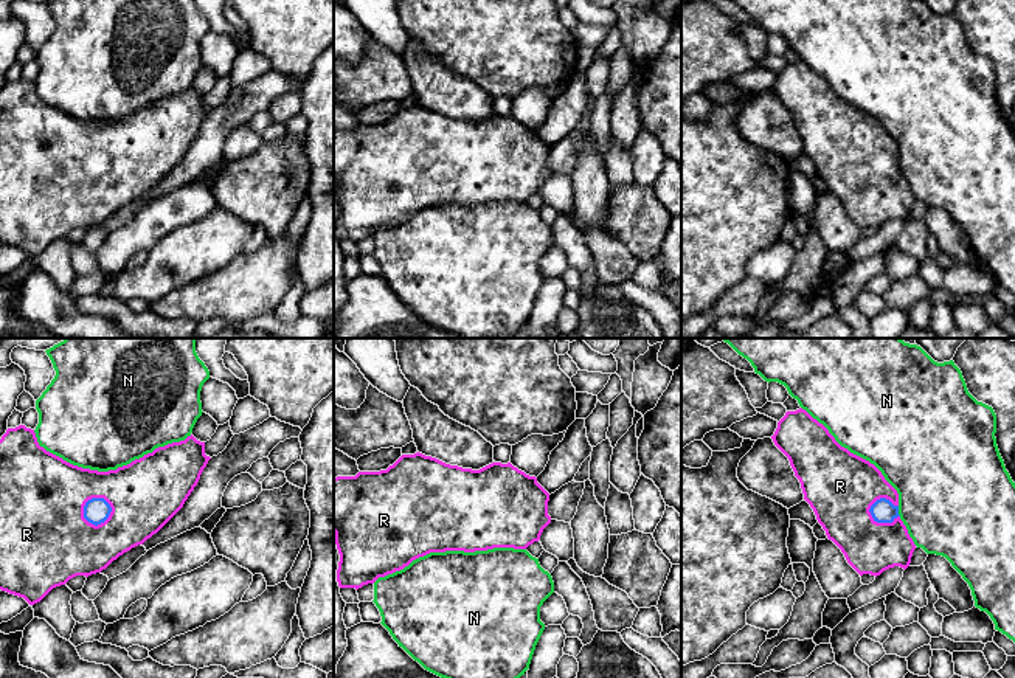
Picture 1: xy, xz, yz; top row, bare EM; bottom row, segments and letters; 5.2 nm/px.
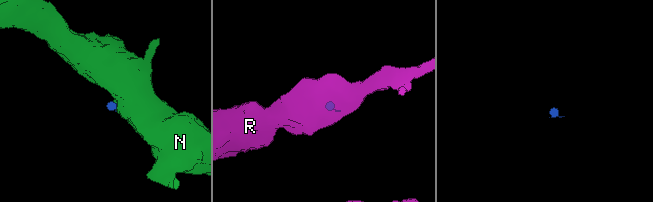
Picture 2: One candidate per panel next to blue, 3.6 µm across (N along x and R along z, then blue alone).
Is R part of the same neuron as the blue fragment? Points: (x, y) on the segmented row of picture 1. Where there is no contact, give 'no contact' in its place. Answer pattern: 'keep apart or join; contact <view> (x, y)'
join; contact xy (100, 523)

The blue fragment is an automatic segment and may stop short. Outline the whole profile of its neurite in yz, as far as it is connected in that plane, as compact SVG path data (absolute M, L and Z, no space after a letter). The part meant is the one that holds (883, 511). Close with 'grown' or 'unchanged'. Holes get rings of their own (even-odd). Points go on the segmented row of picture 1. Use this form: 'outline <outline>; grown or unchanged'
outline M802 408L787 411L771 439L788 458L804 500L827 538L841 549L860 576L877 577L889 568L909 566L916 545L900 520L899 493L874 464L841 447L829 430Z; grown

